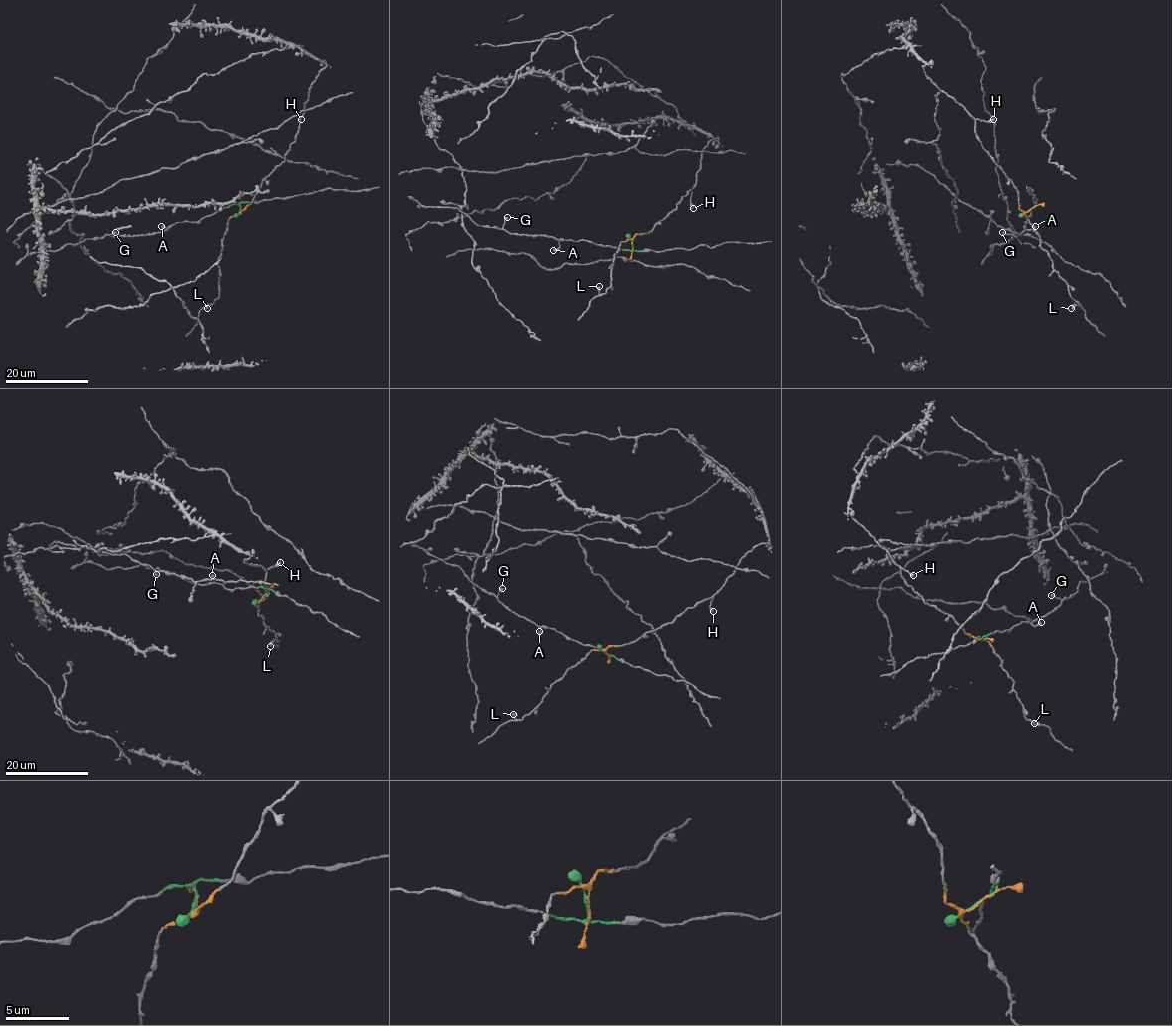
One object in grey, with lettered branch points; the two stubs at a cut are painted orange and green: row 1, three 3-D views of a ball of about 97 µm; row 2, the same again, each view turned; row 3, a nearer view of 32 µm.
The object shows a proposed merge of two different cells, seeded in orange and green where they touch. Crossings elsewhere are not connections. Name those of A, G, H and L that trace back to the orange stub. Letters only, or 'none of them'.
H, L

